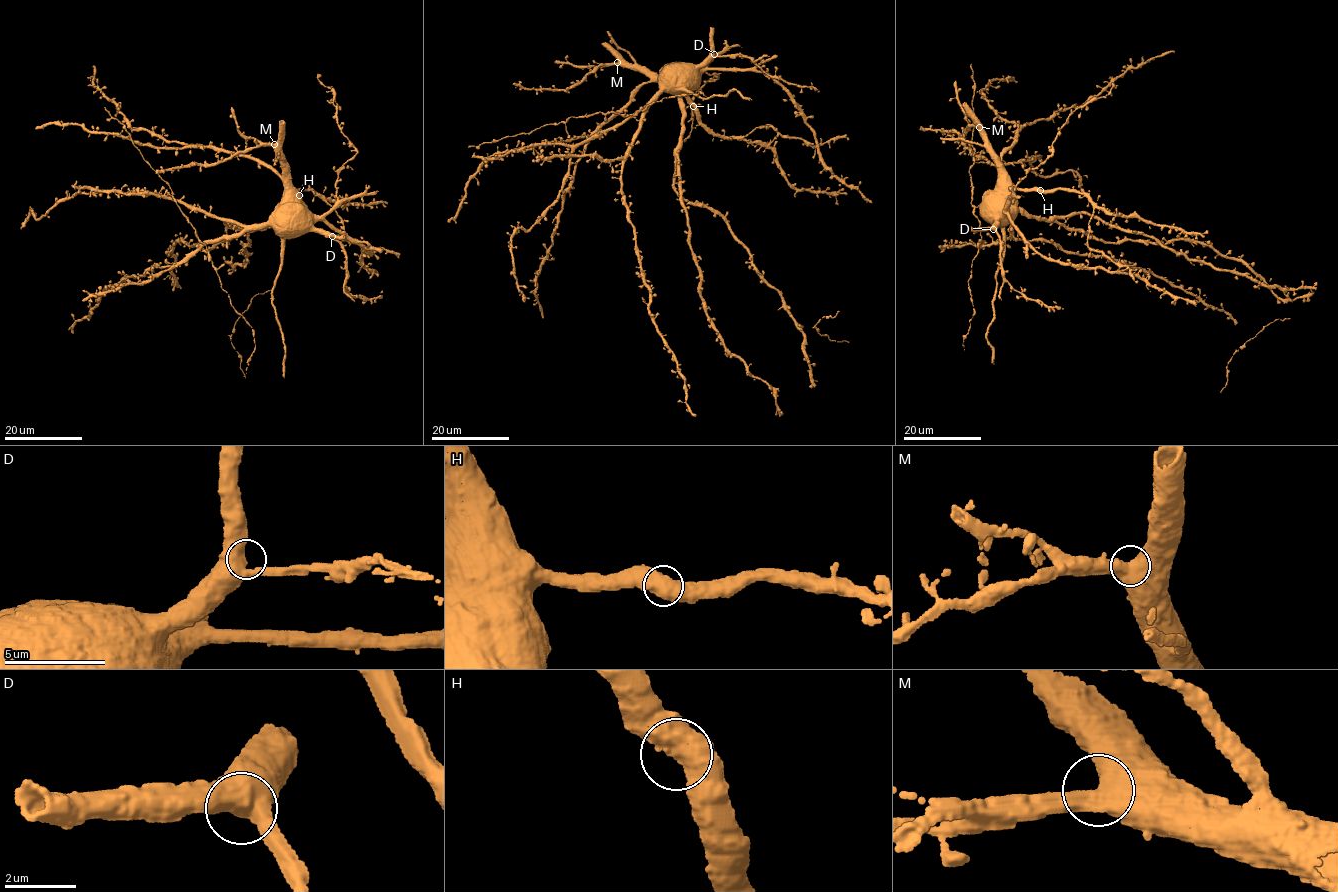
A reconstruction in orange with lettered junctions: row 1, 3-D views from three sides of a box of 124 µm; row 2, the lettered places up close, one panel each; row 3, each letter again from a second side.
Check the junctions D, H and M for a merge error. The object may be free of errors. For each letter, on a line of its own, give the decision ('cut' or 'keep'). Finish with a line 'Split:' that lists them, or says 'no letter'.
D: keep
H: keep
M: keep
Split: no letter

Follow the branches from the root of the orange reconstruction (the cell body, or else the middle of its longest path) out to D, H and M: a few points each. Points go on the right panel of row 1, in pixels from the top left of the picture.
D: (987, 203), (995, 219), (993, 229)
H: (987, 203), (1015, 189), (1039, 191)
M: (987, 203), (996, 192), (998, 169), (979, 127)

